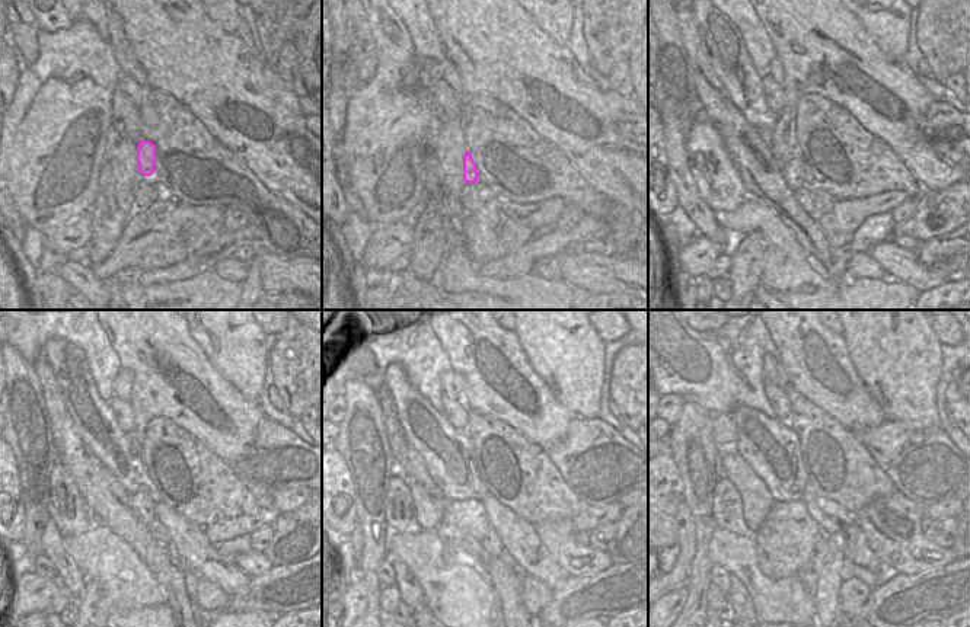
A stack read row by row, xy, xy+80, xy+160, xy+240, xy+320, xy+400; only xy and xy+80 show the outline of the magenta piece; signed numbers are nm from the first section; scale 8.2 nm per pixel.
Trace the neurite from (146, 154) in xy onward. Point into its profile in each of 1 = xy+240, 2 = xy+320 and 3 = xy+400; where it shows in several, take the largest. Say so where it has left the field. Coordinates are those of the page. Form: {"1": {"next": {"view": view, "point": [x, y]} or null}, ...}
{"1": {"next": {"view": "xy+240", "point": [142, 505]}}, "2": {"next": {"view": "xy+320", "point": [463, 525]}}, "3": {"next": {"view": "xy+400", "point": [784, 543]}}}

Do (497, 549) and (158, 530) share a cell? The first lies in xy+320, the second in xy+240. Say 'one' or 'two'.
one

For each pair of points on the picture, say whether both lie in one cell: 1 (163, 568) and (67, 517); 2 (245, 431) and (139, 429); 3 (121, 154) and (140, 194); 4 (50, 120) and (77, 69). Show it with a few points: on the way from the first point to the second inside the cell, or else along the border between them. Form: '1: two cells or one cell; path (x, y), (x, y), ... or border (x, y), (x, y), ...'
1: two cells; border (95, 515), (99, 521)
2: one cell; path (217, 415), (209, 408), (160, 408)
3: two cells; border (142, 175), (134, 185), (133, 202)
4: one cell; path (50, 101), (40, 83), (58, 72)

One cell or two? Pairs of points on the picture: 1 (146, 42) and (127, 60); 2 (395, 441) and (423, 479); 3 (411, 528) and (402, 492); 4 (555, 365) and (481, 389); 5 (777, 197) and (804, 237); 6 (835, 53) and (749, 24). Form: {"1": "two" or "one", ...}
{"1": "two", "2": "one", "3": "one", "4": "two", "5": "one", "6": "two"}

